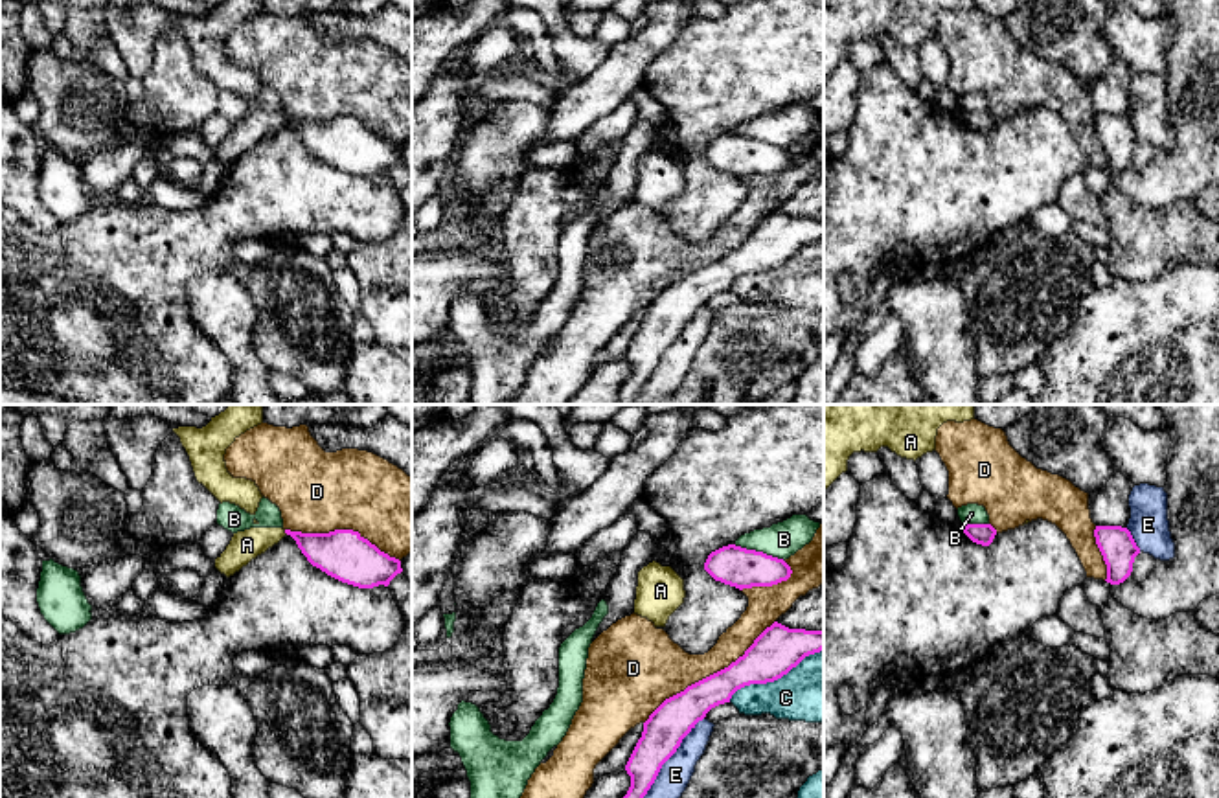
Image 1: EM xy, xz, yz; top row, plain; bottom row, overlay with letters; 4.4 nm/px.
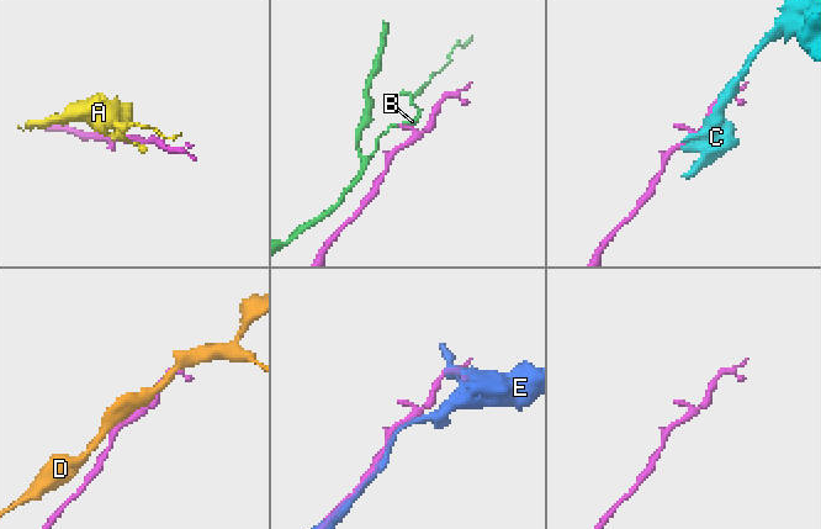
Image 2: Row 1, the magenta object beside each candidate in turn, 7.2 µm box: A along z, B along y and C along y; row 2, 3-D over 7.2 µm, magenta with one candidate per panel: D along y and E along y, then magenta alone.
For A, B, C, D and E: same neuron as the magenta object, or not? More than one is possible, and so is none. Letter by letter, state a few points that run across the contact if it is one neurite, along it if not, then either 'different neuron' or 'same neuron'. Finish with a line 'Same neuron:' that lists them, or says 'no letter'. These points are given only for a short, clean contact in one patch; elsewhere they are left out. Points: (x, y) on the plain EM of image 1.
A: line xy (284, 118), (287, 122); different neuron
B: line xz (734, 133), (762, 138), (784, 149); different neuron
C: different neuron
D: different neuron
E: different neuron
Same neuron: no letter

